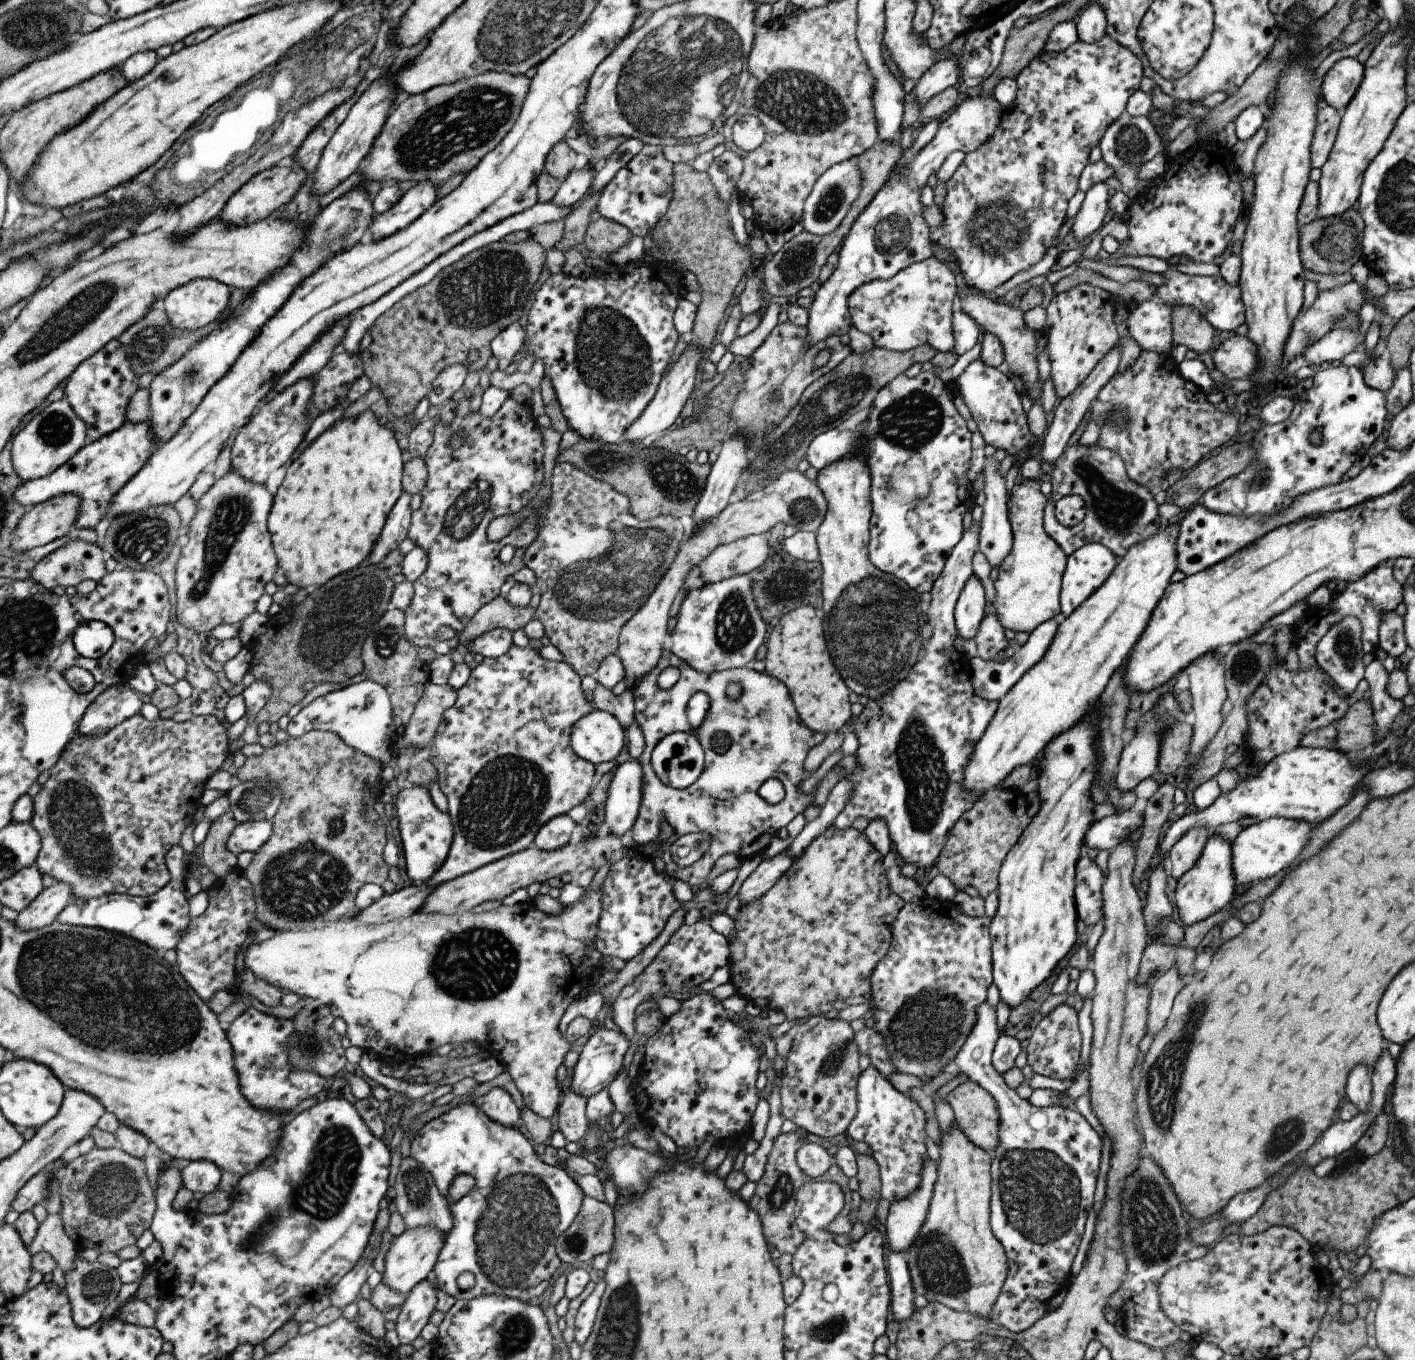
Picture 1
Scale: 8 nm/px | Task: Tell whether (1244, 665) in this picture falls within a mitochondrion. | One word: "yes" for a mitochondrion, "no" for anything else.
yes

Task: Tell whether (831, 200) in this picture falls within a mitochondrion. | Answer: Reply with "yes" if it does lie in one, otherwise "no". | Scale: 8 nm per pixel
yes

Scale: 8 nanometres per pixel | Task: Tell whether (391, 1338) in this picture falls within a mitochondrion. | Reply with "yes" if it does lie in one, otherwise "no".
no

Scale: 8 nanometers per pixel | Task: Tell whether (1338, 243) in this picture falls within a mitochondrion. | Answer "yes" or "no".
yes

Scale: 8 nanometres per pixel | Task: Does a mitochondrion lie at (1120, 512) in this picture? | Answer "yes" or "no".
yes

